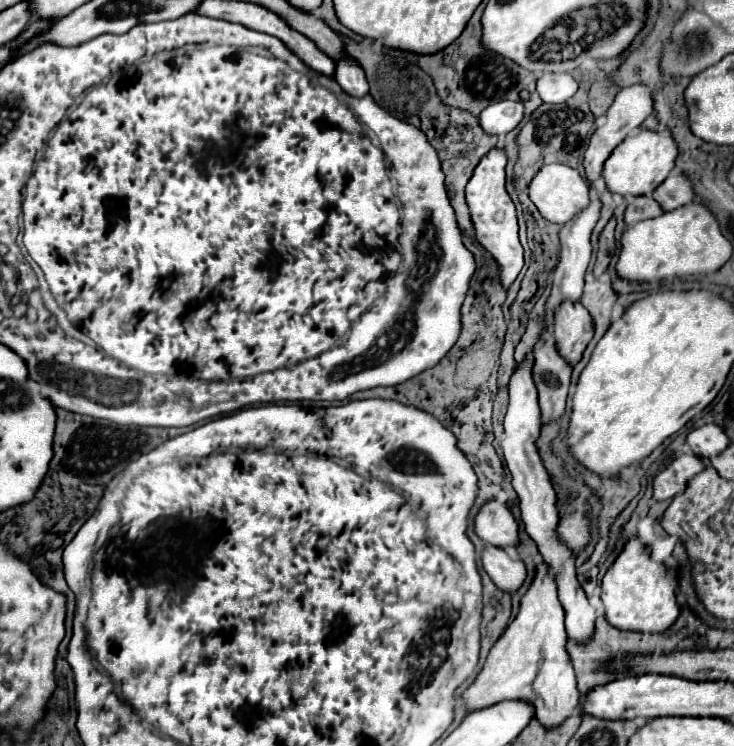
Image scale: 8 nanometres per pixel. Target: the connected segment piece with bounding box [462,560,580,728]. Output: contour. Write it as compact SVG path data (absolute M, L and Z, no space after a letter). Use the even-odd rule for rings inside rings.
M542 560L538 564L532 586L522 598L518 616L492 646L486 664L476 676L474 684L462 694L468 712L488 708L502 700L522 698L534 706L536 718L546 728L562 724L572 712L578 710L580 702L580 692L576 688L576 676L566 650L566 642L568 636L564 630L564 608L558 600L556 580L550 576L550 568Z

